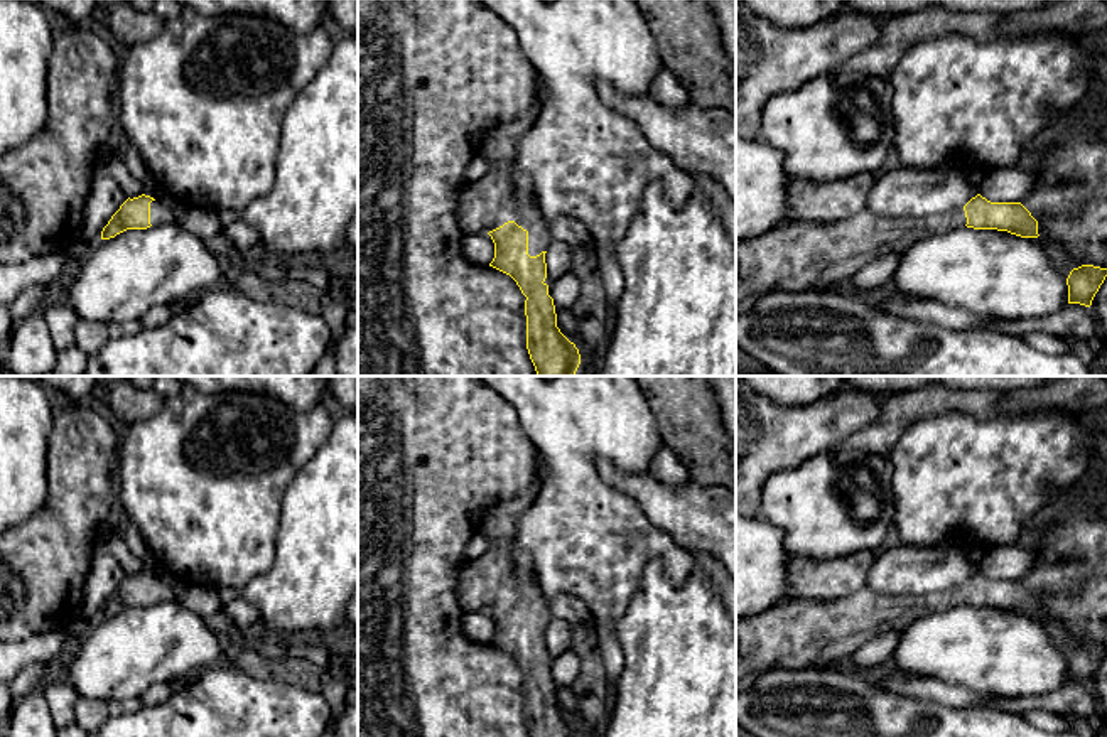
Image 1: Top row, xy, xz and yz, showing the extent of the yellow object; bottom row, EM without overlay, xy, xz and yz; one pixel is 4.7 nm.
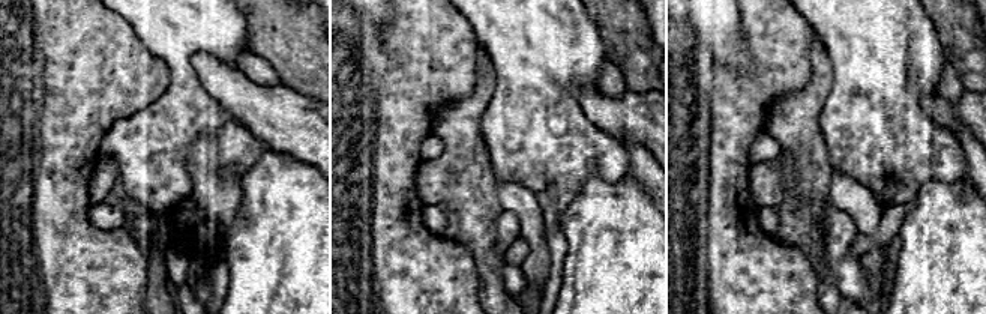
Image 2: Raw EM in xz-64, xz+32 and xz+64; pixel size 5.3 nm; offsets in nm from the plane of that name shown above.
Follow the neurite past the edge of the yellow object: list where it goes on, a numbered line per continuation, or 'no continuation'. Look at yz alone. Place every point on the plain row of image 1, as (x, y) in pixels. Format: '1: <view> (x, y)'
1: yz (800, 634)

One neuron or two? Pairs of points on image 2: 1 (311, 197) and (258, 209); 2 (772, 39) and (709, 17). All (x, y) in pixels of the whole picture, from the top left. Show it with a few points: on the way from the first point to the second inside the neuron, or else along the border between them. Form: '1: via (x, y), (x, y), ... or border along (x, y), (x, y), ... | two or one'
1: via (297, 209), (272, 209) | one
2: border along (740, 15), (742, 41), (751, 63) | two

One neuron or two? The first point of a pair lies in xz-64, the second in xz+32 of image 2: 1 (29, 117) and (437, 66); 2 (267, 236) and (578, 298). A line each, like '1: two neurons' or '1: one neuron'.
1: one neuron
2: one neuron

